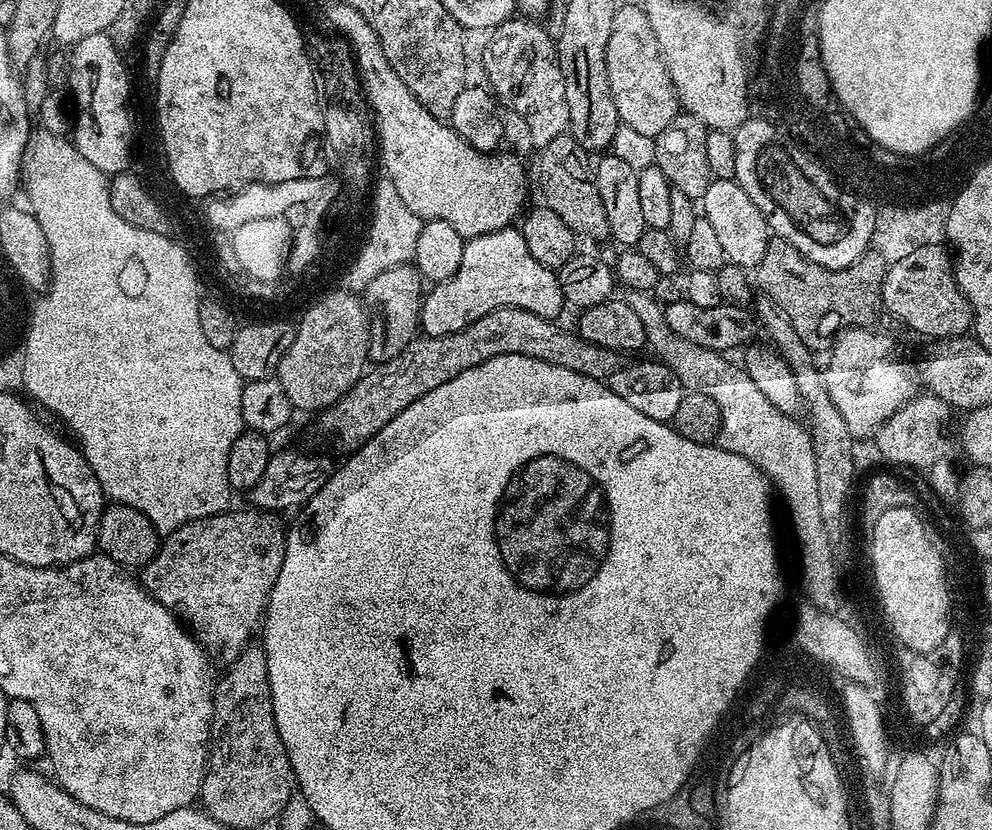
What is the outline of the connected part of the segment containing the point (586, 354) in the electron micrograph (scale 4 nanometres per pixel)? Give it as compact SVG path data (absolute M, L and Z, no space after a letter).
M496 308L490 314L478 318L470 326L458 330L454 334L445 336L425 336L411 340L394 358L390 358L384 364L376 364L372 369L365 371L364 375L354 387L348 391L338 402L334 402L329 408L324 409L315 417L312 424L312 440L329 448L332 452L344 452L351 454L358 451L386 422L390 422L406 406L418 402L422 394L430 394L430 390L438 390L442 382L450 382L450 378L458 378L462 370L470 370L490 358L498 358L506 354L518 354L526 358L538 358L542 362L550 362L554 366L562 366L562 370L574 370L574 374L589 376L595 380L611 381L612 376L622 367L621 353L614 350L606 350L602 346L594 346L580 337L579 331L563 328L556 320L547 320L538 314L530 314L530 310L521 308Z

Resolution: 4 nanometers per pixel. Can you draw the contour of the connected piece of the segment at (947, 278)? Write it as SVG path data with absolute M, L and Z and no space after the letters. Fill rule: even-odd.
M942 244L917 247L906 258L889 263L882 286L882 304L886 312L888 308L890 315L924 336L962 336L973 327L972 306L958 286L954 260Z

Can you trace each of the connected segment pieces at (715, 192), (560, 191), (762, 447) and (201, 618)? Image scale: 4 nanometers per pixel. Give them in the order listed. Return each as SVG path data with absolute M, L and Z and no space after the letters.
M713 179L711 186L702 197L702 214L714 226L714 235L724 251L727 263L737 264L746 270L755 270L766 255L766 246L770 239L770 229L762 210L754 206L750 194L742 190L742 186L735 180Z
M565 134L554 138L554 142L546 142L546 146L539 149L540 156L540 192L544 195L543 203L570 230L576 232L577 237L589 236L592 240L609 239L606 209L602 207L602 194L598 194L598 182L593 157L587 152L575 135Z
M627 290L622 299L628 303L630 310L638 314L642 326L646 326L648 335L646 344L657 352L659 363L665 364L674 372L680 385L688 392L706 394L706 398L714 398L720 411L719 447L730 450L730 454L742 454L758 470L768 477L773 489L784 499L788 507L788 520L792 523L792 532L800 543L799 567L804 567L804 588L808 591L807 599L817 608L835 609L838 603L836 590L836 574L829 561L831 555L829 535L826 534L825 523L822 522L821 499L818 498L817 463L814 458L814 446L811 434L803 423L799 424L796 416L788 416L744 372L739 363L731 364L727 355L710 350L706 346L698 346L694 342L686 342L686 338L678 338L670 326L666 326L664 309L655 299L652 292Z
M229 510L227 512L219 512L216 516L207 516L201 520L192 520L186 526L182 526L178 530L167 533L161 539L160 549L156 552L156 557L145 564L142 569L142 583L144 588L151 596L154 596L158 602L162 602L176 615L191 631L197 640L200 641L204 651L208 653L213 661L219 662L221 665L227 666L234 663L239 658L240 653L249 647L252 631L257 631L258 625L261 623L264 615L264 609L268 603L268 595L272 592L274 582L278 582L278 570L282 570L282 558L286 554L286 524L280 521L279 515L273 514L268 510L251 510L252 512L235 512Z

